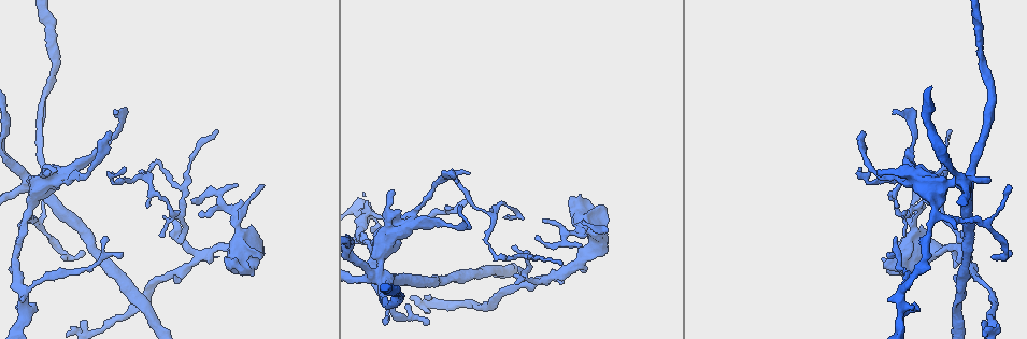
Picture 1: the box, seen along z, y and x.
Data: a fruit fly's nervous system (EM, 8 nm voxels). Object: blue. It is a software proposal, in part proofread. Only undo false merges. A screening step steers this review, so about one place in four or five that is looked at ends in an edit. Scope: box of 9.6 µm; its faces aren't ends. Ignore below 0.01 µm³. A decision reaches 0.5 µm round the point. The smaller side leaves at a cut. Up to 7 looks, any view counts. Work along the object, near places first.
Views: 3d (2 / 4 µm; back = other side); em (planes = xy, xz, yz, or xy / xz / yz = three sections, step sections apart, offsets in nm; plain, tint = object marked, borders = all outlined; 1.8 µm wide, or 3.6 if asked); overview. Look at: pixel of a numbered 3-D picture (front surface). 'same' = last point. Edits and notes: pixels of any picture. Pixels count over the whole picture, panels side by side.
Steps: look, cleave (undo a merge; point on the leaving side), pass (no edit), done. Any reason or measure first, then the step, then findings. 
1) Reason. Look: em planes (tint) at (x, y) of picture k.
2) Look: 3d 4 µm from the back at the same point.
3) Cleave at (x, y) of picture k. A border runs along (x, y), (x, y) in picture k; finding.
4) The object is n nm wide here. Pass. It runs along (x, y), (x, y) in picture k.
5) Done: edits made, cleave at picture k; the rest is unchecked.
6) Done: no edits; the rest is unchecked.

Branch point. Look: em xz step 4 (tint) at (238, 222) of picture 1.

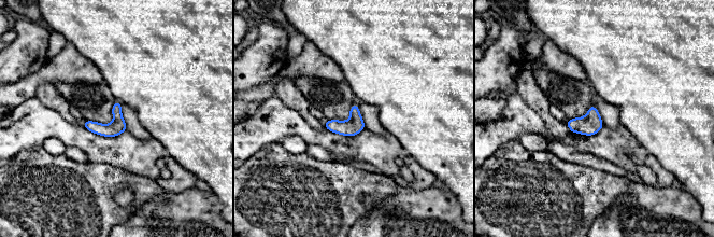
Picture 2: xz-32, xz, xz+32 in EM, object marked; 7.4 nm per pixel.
Cut it another way. Look: em yz step 16 (borders) at the same point.

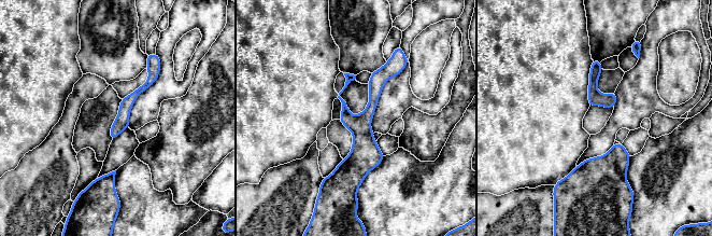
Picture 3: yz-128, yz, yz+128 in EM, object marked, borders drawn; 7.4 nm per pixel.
The object is 110 nm wide here. Pass. It runs along (389, 65), (362, 121), (351, 184) in picture 3; continuous, no second neuron.

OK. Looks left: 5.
Side arm on a straight run. Look: 3d 4 µm from the back at (66, 172) of picture 1.

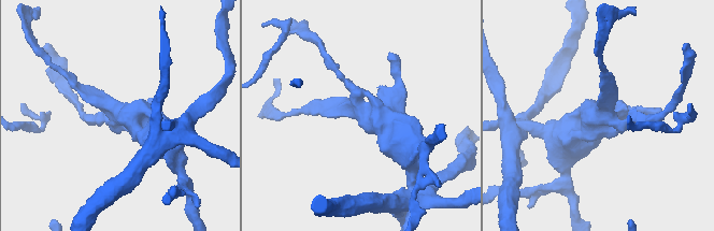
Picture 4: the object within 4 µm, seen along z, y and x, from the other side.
3 arms meet here; need the tissue. Look: em xy step 16 (tint) at (362, 110) of picture 4.

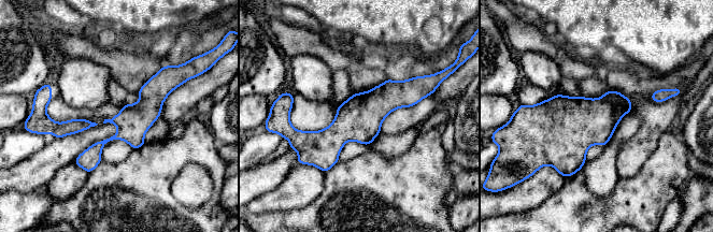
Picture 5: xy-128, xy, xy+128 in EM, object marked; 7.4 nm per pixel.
Pass. It runs along (419, 95), (390, 95), (333, 138), (297, 133) in picture 5; all the same neuron.

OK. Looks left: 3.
Four or more arms meet. Look: 3d 2 µm at (379, 279) of picture 1.

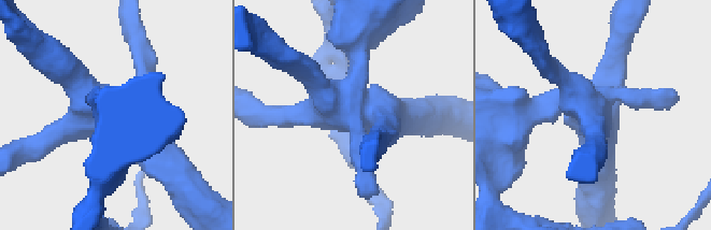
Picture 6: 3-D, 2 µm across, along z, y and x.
Shape alone is not enough. Look: em planes (tint) at (356, 111) of picture 6.

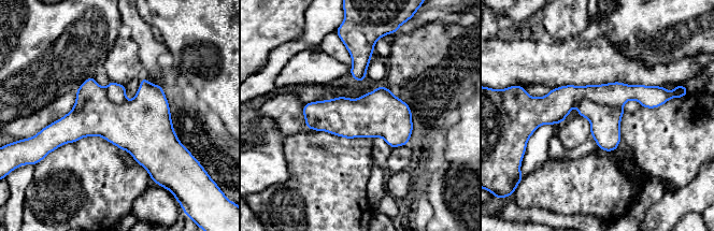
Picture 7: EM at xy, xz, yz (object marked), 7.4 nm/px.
Pass. All the same neuron.

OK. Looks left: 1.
Done: no edits; the rest is unchecked.

